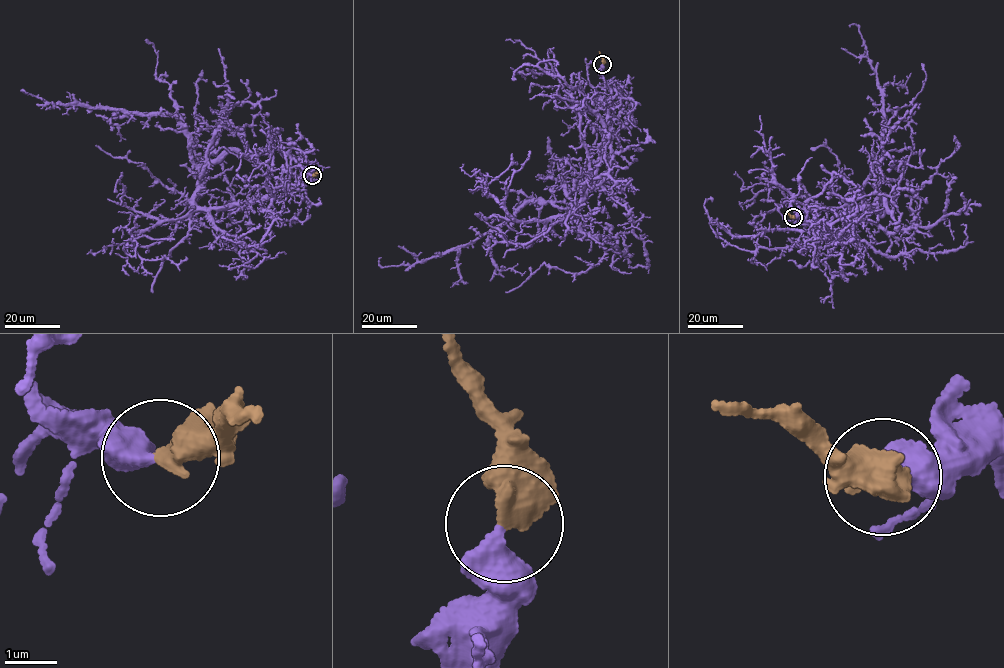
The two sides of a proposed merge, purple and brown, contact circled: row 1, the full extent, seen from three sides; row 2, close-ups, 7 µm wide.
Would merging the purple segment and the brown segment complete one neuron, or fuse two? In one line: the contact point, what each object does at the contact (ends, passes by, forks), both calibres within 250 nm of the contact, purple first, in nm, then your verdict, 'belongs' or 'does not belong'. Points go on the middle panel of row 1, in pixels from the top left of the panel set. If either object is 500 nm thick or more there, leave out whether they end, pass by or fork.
place (602, 64); calibres 440 and 550 nm; belongs

